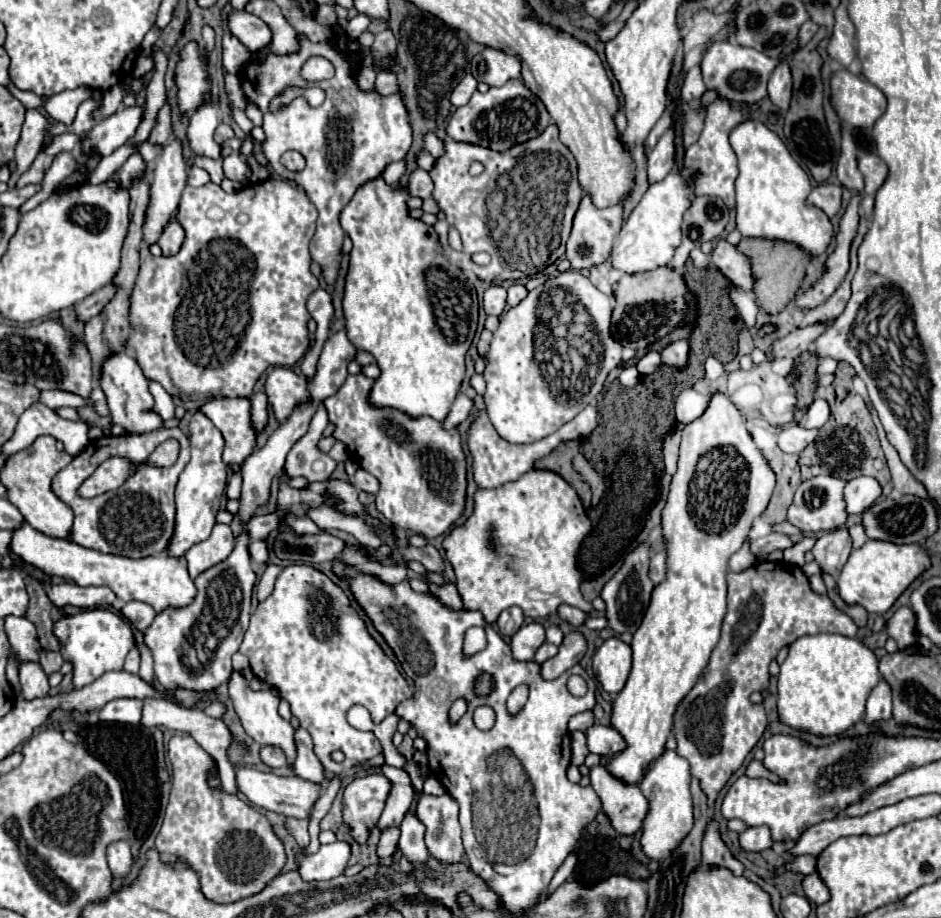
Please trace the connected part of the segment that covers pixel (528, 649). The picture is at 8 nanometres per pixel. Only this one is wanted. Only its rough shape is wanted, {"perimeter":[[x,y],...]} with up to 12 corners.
{"perimeter":[[524,624],[512,636],[516,660],[532,660],[544,644],[544,626]]}

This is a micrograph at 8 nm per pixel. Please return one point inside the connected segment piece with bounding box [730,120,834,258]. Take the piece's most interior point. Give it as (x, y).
(771, 190)

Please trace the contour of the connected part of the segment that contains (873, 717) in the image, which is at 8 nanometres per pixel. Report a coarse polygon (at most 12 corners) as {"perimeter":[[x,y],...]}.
{"perimeter":[[880,680],[866,702],[864,720],[892,716],[892,692]]}

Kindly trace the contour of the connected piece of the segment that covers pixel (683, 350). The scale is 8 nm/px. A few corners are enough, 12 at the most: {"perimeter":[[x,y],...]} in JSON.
{"perimeter":[[676,340],[662,352],[662,362],[684,368],[688,340]]}

